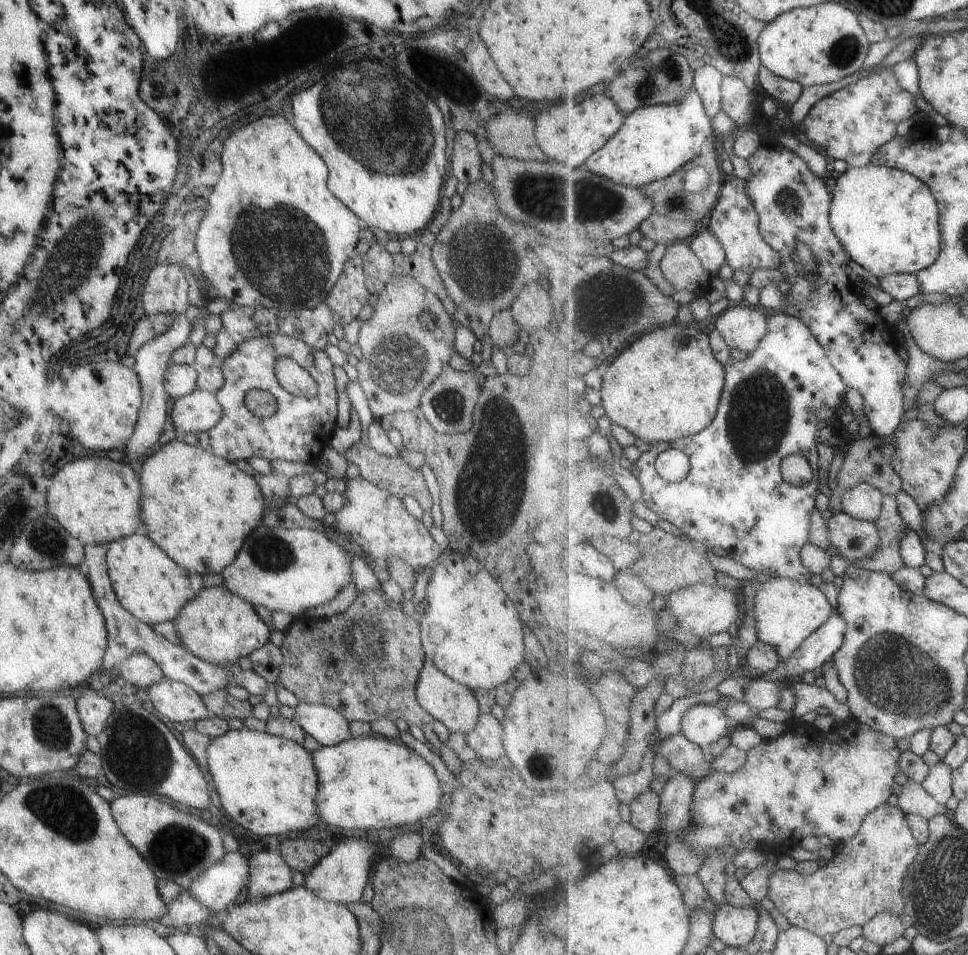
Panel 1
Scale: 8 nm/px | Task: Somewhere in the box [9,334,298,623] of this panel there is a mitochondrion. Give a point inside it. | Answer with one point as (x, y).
(52, 546)

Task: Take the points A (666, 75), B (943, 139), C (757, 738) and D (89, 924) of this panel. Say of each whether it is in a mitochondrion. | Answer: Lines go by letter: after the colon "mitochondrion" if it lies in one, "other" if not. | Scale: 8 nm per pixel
A: mitochondrion
B: other
C: other
D: other

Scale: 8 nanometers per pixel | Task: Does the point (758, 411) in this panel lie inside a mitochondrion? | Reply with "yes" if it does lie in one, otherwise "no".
yes

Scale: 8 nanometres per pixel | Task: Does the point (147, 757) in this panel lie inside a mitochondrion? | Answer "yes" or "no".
yes

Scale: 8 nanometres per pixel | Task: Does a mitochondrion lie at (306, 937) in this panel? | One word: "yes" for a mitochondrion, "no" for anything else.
no

